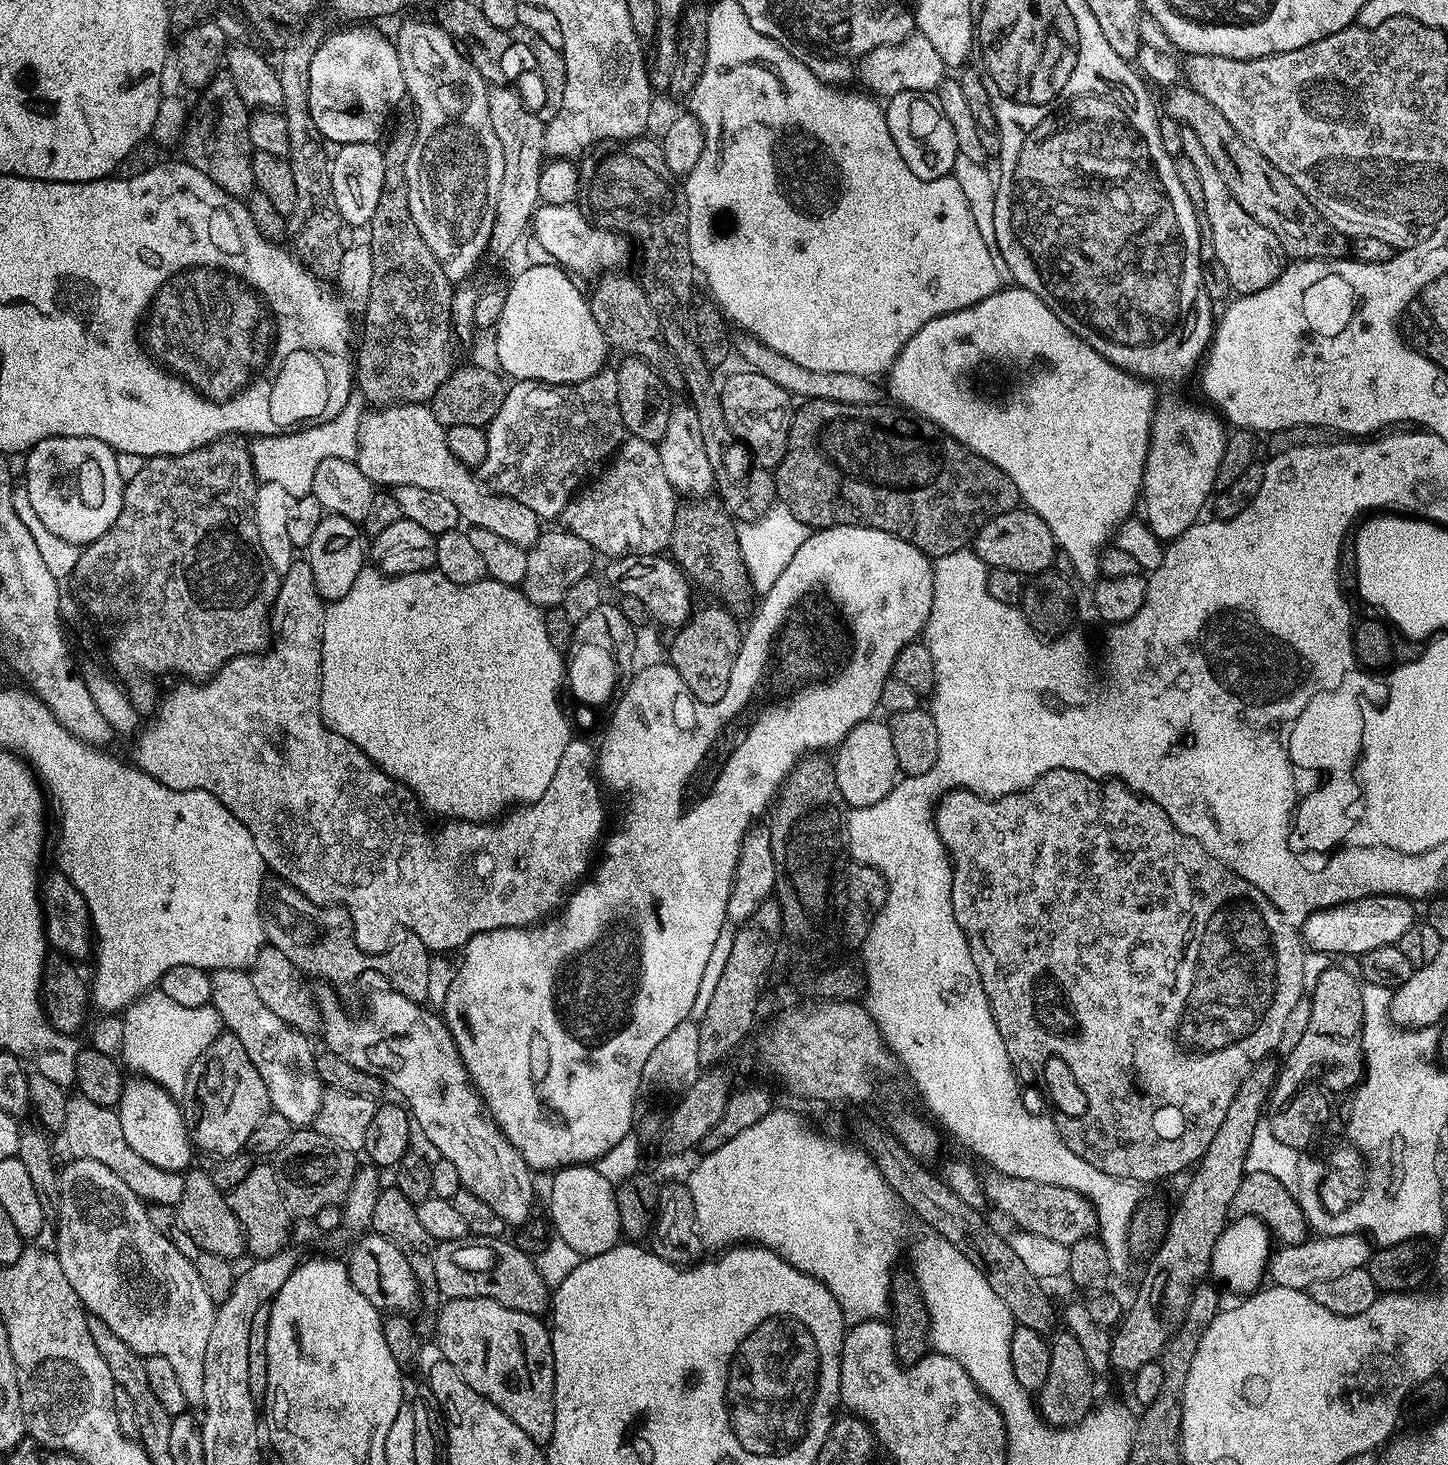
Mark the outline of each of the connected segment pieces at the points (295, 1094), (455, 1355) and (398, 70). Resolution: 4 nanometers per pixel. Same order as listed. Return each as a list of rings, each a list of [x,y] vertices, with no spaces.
[[[221,968],[211,973],[212,998],[211,1007],[220,1015],[221,1025],[233,1032],[242,1042],[246,1054],[266,1084],[267,1093],[273,1111],[276,1111],[293,1127],[302,1128],[311,1125],[321,1108],[324,1087],[316,1070],[316,1054],[305,1033],[294,1030],[278,1014],[268,1009],[258,998],[254,982],[247,971],[238,968]]]
[[[475,1296],[474,1298],[448,1298],[439,1305],[436,1316],[436,1340],[440,1343],[443,1359],[474,1391],[494,1402],[510,1422],[522,1426],[528,1437],[535,1444],[546,1446],[554,1434],[554,1354],[550,1328],[539,1316],[531,1316],[529,1312],[514,1310],[510,1306],[502,1306],[490,1298]]]
[[[354,26],[358,28],[348,28],[345,32],[336,32],[333,36],[324,36],[320,44],[316,47],[314,58],[310,62],[310,76],[308,78],[308,113],[310,118],[314,120],[316,131],[320,133],[325,141],[333,140],[333,145],[341,144],[375,144],[381,138],[380,131],[384,128],[384,123],[388,120],[388,115],[395,110],[400,104],[400,99],[406,96],[404,79],[402,78],[402,66],[398,62],[398,54],[396,53],[396,45],[391,39],[384,39],[376,32],[371,32],[371,27]]]

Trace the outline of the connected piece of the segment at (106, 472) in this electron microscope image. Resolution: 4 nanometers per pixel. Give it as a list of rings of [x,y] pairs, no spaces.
[[[51,436],[38,442],[27,453],[25,476],[28,501],[34,506],[34,514],[42,518],[46,530],[58,534],[58,538],[66,538],[66,542],[77,546],[93,544],[94,541],[118,518],[118,510],[122,510],[125,481],[118,474],[116,453],[106,442],[98,442],[98,438],[85,436]]]

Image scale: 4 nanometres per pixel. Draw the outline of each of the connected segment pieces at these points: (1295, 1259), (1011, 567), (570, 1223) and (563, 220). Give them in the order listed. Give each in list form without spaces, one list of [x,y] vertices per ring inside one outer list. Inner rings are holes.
[[[1363,1235],[1321,1236],[1309,1238],[1301,1244],[1280,1246],[1271,1253],[1266,1267],[1266,1276],[1272,1284],[1307,1290],[1314,1282],[1327,1282],[1329,1278],[1338,1278],[1355,1268],[1367,1265],[1370,1244]]]
[[[1005,510],[977,530],[970,548],[981,565],[1015,574],[1037,574],[1045,571],[1053,563],[1054,541],[1048,534],[1048,527],[1032,512],[1019,511]]]
[[[573,1164],[557,1169],[553,1176],[548,1218],[557,1237],[567,1242],[582,1258],[615,1248],[622,1236],[615,1185],[607,1182],[593,1165]]]
[[[541,203],[530,219],[530,232],[536,235],[536,244],[545,252],[549,261],[569,273],[581,272],[584,276],[595,277],[608,274],[630,256],[630,244],[625,237],[609,232],[607,228],[598,228],[588,223],[579,207],[567,204]]]

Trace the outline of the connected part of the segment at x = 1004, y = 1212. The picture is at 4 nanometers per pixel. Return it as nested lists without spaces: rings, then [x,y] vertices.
[[[995,1170],[987,1174],[989,1176],[982,1180],[987,1203],[1001,1216],[1012,1218],[1021,1233],[1070,1246],[1089,1235],[1097,1225],[1091,1204],[1069,1188],[1050,1186],[1046,1182],[1030,1182],[1026,1178],[1014,1178]]]

